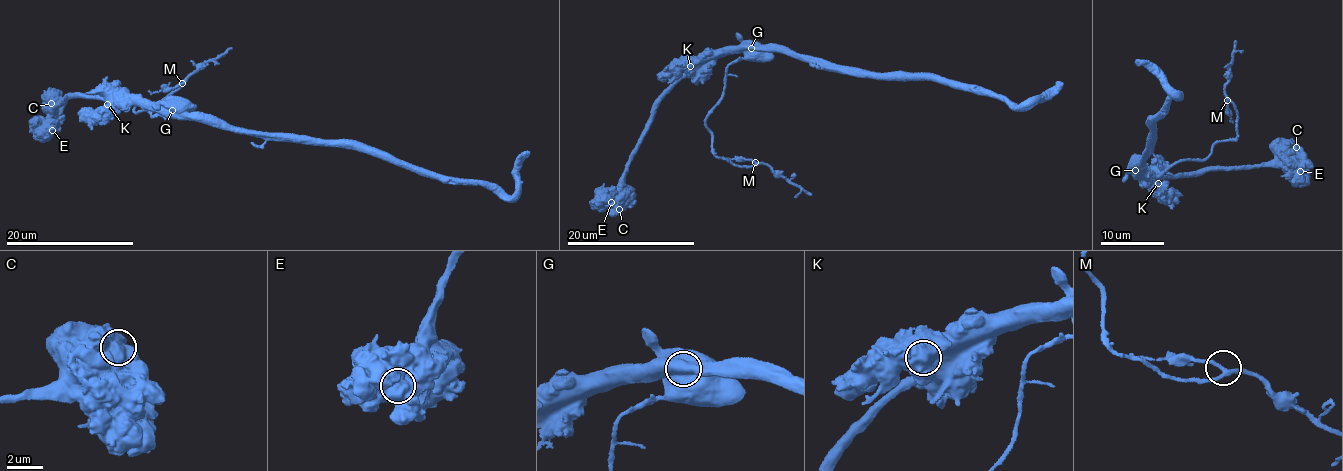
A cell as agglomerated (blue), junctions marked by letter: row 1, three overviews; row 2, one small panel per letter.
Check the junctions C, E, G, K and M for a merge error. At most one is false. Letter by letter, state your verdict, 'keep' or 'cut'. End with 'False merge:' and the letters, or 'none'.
C: keep
E: keep
G: cut
K: keep
M: keep
False merge: G

